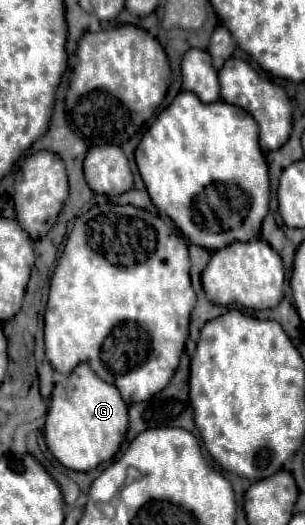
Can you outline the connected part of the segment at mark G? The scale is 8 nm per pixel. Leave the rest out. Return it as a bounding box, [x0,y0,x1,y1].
[44,364,128,472]

